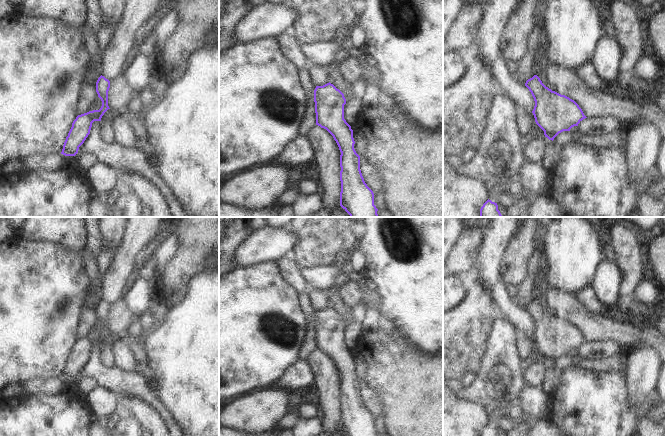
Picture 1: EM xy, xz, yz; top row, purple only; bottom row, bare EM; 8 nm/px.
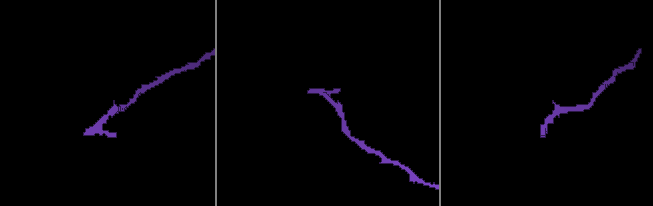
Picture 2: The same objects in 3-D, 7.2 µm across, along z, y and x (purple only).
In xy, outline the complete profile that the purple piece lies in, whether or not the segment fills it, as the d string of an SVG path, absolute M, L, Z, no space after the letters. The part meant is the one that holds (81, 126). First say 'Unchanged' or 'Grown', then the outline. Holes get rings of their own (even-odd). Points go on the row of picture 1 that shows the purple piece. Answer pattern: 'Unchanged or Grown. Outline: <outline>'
Unchanged. Outline: M101 75L96 82L96 92L102 101L101 108L76 117L66 137L61 154L65 156L75 156L78 153L79 147L90 134L92 123L94 121L101 121L104 113L110 109L108 106L109 88L110 81Z

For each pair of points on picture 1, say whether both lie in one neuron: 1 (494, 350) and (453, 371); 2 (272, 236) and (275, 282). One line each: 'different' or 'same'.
1: different
2: different

